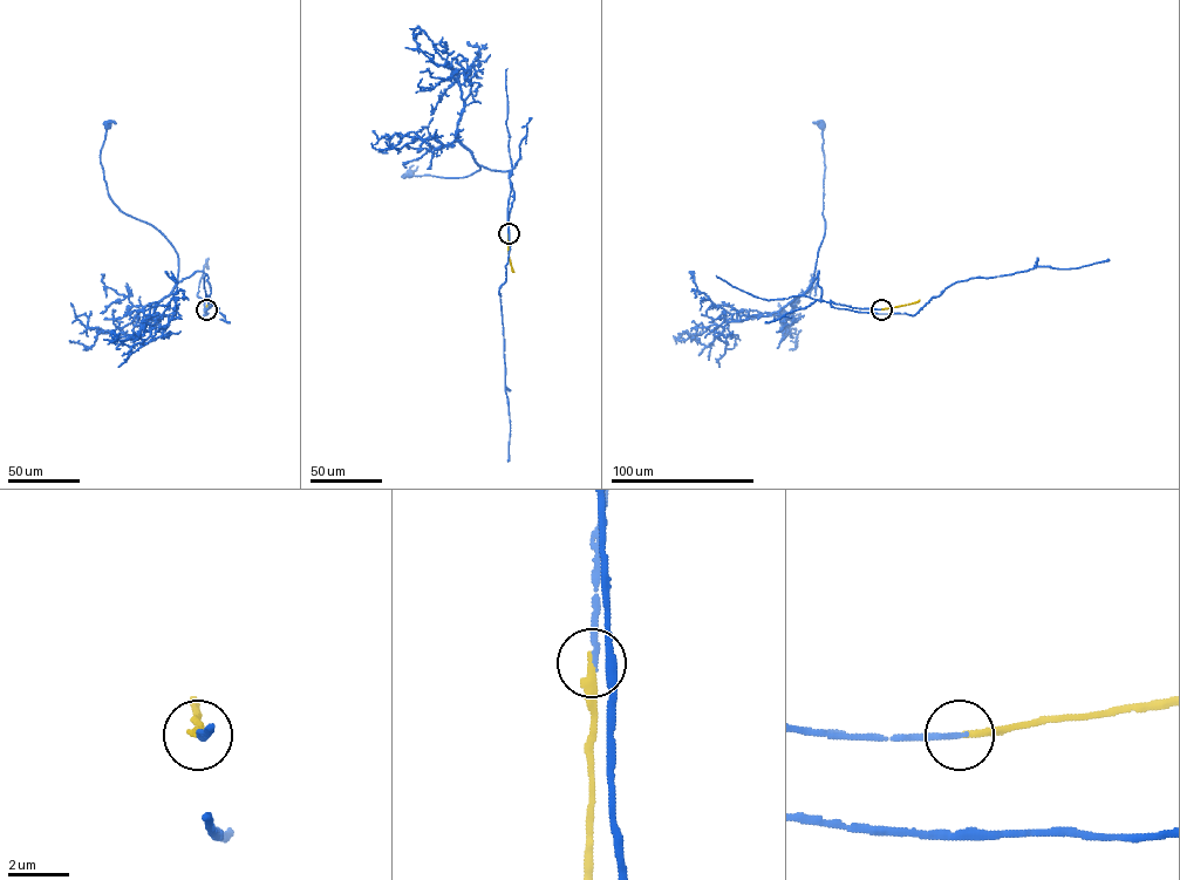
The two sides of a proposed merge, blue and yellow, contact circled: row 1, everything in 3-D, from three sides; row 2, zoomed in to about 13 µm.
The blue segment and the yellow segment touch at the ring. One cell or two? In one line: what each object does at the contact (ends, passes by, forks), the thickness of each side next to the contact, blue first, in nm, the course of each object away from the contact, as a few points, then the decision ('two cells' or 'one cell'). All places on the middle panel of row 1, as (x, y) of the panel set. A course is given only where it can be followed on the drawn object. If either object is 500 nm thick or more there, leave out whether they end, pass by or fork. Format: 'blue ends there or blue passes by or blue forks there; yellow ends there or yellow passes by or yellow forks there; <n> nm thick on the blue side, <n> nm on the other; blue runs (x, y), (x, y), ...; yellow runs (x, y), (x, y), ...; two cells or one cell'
blue ends there; yellow ends there; 180 nm thick on the blue side, 260 nm on the other; blue runs (507, 234), (515, 192), (511, 170), (478, 164), (479, 169), (462, 178), (402, 177), (411, 174); yellow runs (507, 234), (512, 272); one cell

